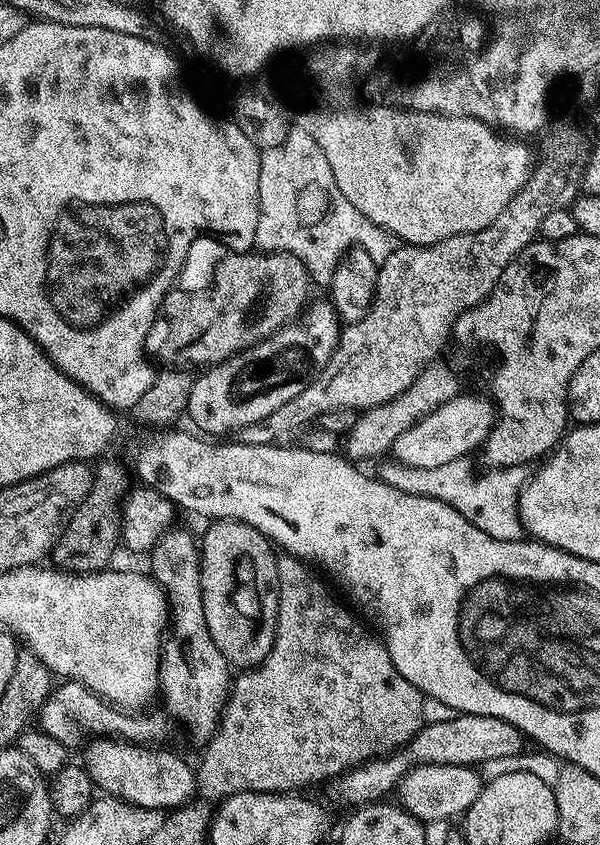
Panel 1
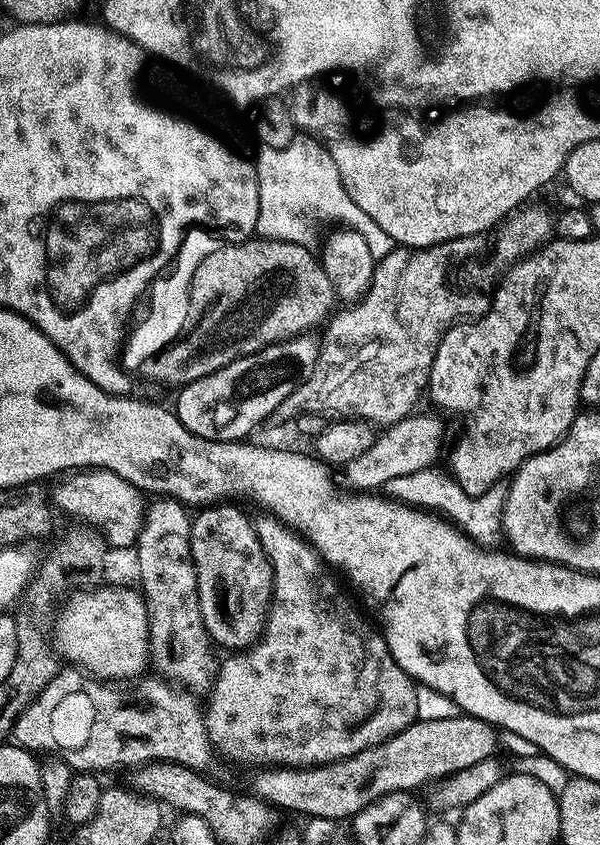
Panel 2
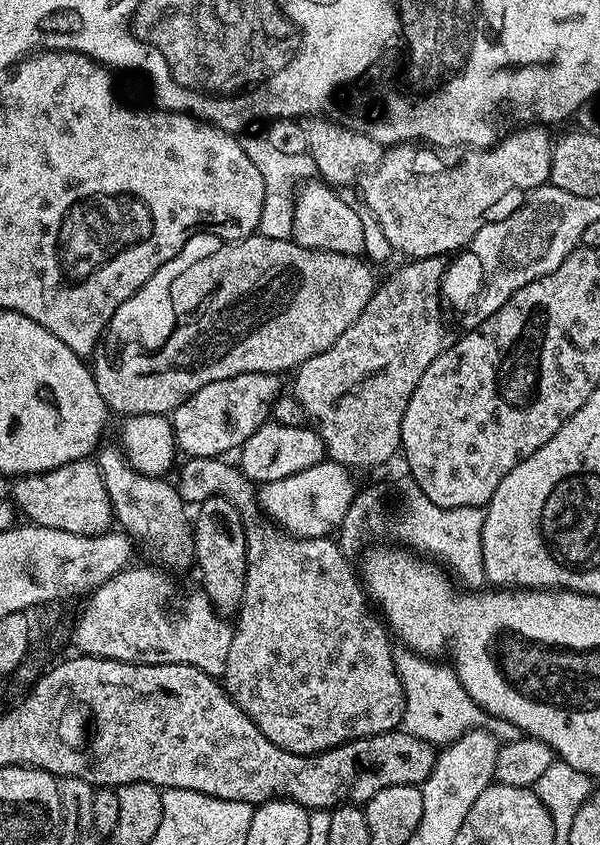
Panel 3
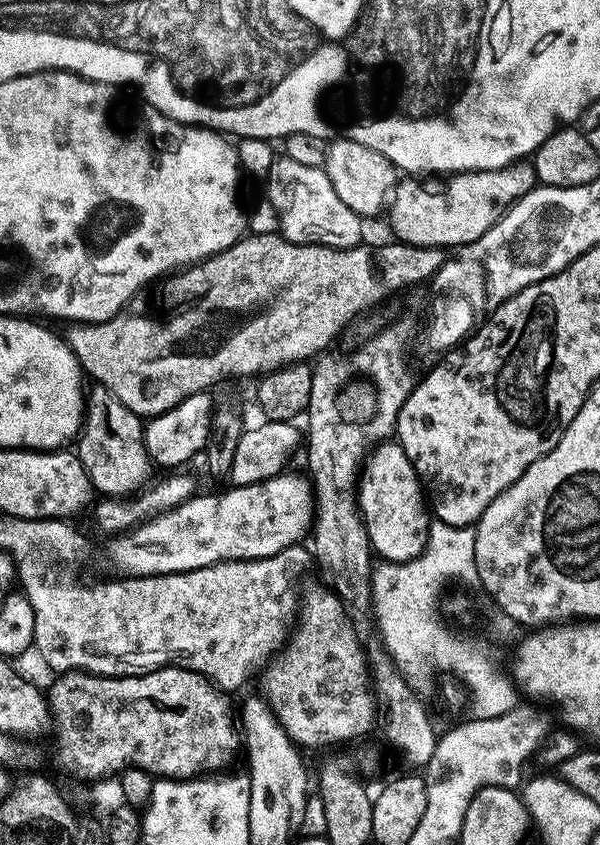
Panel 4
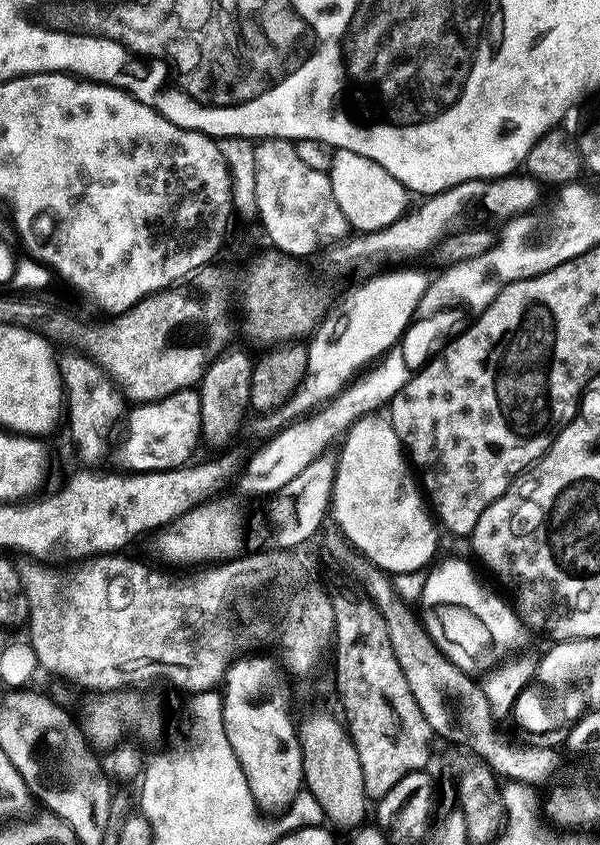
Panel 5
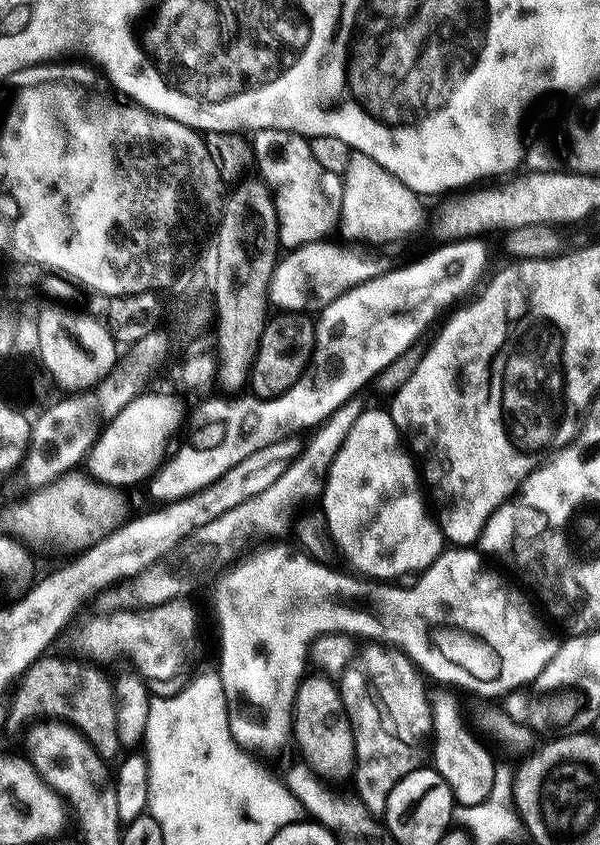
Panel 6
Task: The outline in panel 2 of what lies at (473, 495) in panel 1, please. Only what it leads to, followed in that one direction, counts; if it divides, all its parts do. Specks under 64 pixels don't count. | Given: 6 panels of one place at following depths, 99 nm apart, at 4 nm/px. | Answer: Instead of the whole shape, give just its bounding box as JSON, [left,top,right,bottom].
[383,467,506,546]

